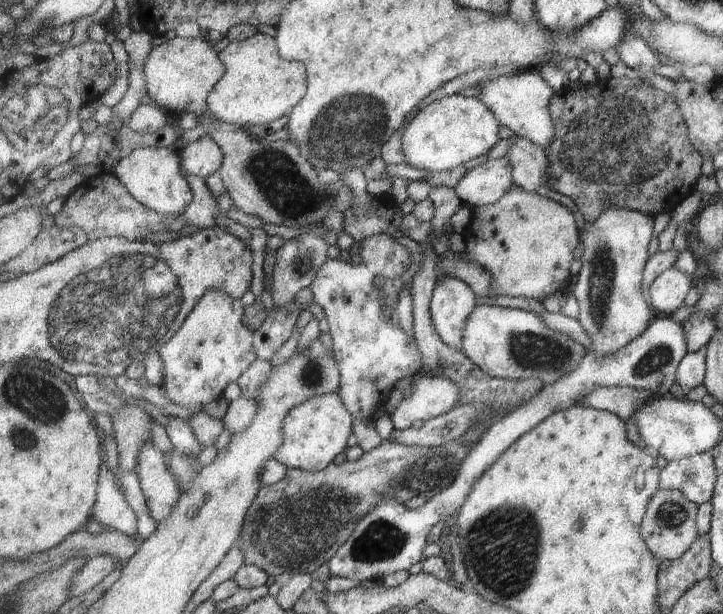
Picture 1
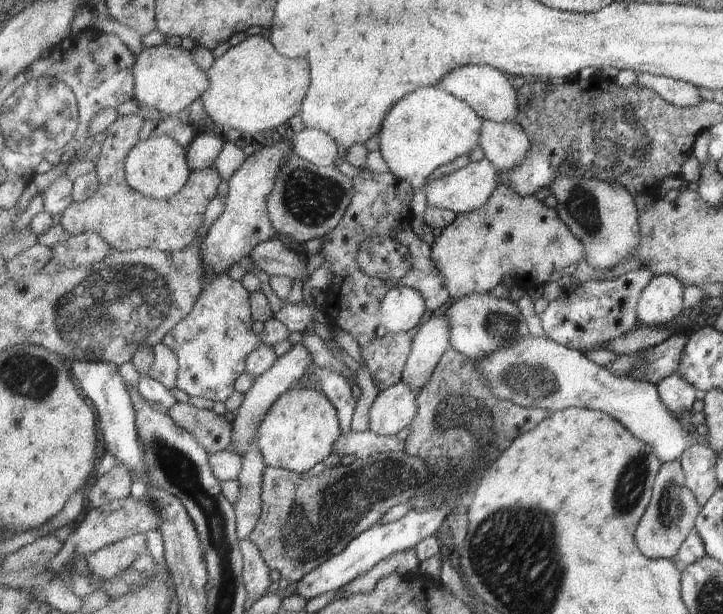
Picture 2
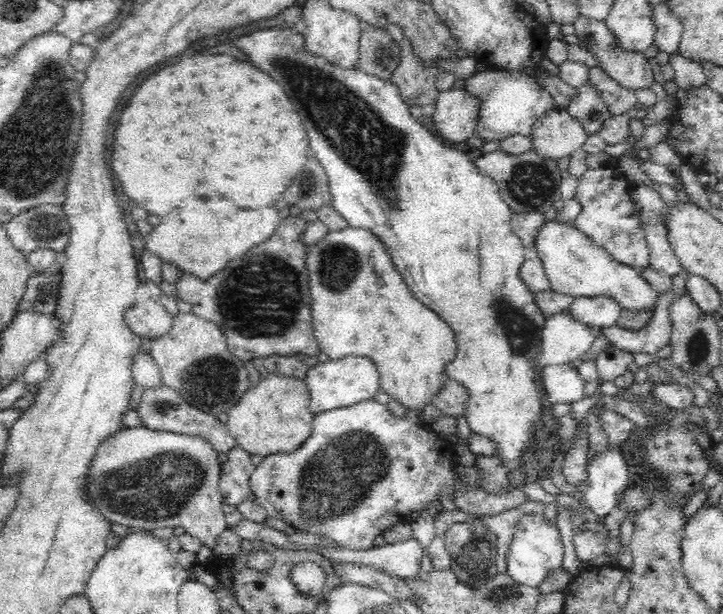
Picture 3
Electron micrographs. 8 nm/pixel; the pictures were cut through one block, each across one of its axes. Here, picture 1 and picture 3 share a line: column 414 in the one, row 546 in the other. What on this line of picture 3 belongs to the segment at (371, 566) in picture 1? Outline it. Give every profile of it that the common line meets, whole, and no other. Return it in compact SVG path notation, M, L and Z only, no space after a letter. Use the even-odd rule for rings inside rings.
M544 513L522 514L514 529L514 536L506 553L507 573L524 586L538 587L553 570L560 568L566 556L566 548L560 536L560 526L556 520L548 520Z

